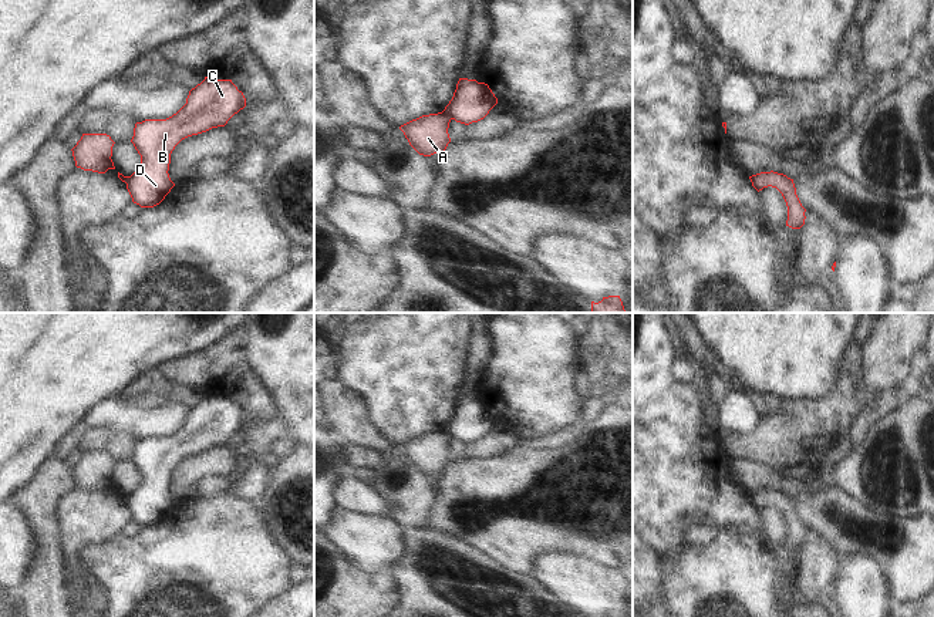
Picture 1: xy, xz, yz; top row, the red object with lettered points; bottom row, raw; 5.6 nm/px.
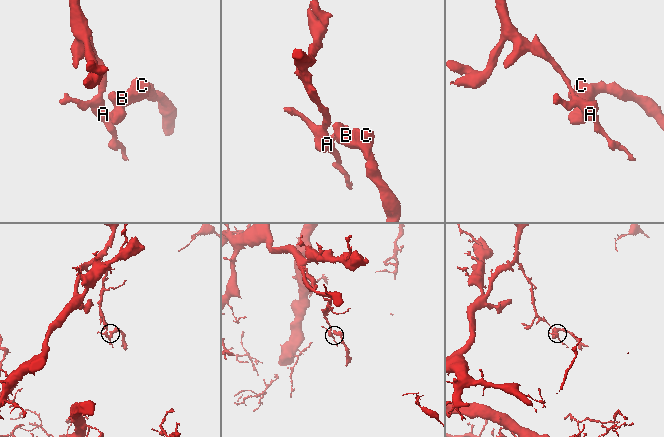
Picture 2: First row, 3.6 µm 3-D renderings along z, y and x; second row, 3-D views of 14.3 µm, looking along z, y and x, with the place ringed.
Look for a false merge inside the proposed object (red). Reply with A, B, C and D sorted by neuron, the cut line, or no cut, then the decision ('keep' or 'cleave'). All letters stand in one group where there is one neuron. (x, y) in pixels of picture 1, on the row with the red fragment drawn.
A / B C D; cut in xz along (442, 111), (451, 118); cleave

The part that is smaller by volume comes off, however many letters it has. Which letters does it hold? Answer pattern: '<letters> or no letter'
B, C, D

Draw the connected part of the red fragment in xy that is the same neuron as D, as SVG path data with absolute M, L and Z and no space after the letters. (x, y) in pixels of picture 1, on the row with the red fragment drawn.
M205 77L200 84L189 91L186 104L176 114L166 119L145 119L136 122L131 142L141 155L141 165L131 176L125 176L127 189L132 202L141 208L159 205L175 186L168 173L171 154L175 146L188 136L225 127L227 121L245 107L246 98L232 80Z

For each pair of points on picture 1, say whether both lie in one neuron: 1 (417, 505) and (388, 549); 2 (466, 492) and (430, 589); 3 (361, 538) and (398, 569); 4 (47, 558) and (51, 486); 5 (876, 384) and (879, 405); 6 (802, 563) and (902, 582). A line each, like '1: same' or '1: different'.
1: different
2: different
3: different
4: same
5: different
6: different

